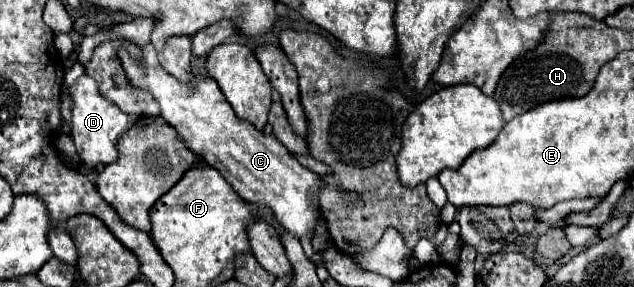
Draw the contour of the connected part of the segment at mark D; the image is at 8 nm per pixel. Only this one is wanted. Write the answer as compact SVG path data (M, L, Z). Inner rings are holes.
M82 75L68 91L72 93L72 99L74 99L72 139L74 139L74 145L78 149L80 159L90 167L94 167L98 163L108 165L108 163L116 161L118 159L118 149L116 149L118 139L124 131L128 131L128 127L132 127L132 123L138 117L120 111L112 101L104 99L102 93L100 93L98 83L88 75Z

